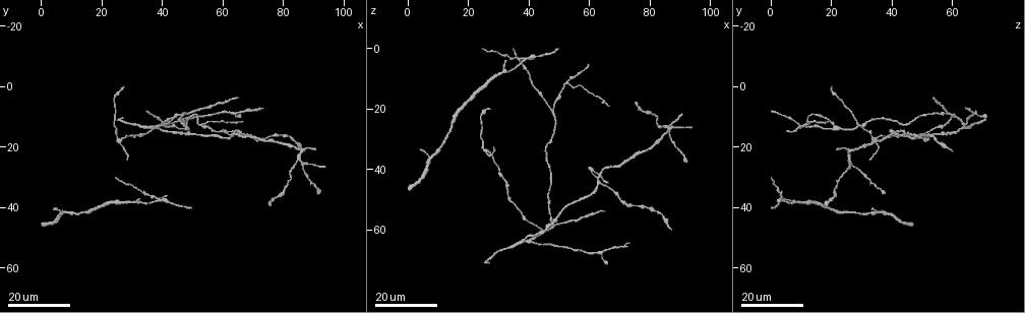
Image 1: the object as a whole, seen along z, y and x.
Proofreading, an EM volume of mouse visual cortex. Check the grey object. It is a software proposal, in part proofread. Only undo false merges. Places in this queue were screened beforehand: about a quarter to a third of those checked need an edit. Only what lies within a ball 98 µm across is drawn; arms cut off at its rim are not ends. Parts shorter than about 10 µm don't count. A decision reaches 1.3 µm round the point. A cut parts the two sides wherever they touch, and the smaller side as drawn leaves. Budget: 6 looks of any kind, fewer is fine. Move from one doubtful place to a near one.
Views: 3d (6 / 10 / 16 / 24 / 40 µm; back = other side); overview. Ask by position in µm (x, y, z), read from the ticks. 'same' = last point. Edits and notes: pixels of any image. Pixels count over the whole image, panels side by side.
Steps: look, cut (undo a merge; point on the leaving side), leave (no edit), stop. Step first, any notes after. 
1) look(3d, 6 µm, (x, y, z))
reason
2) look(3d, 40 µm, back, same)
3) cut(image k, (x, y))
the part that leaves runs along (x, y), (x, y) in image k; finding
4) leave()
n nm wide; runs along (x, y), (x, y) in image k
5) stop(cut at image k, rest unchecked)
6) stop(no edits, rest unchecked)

look(3d, 16 µm, (38, 14, 64))
four or more arms meet

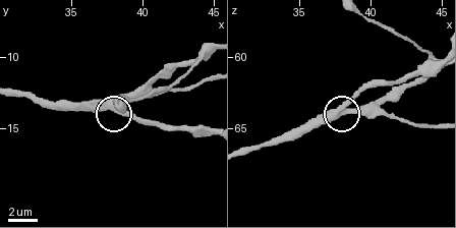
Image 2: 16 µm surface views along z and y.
look(3d, 10 µm, same)

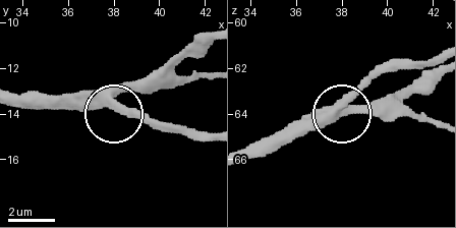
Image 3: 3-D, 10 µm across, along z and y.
look(3d, 6 µm, (38.0, 13.7, 63.4))

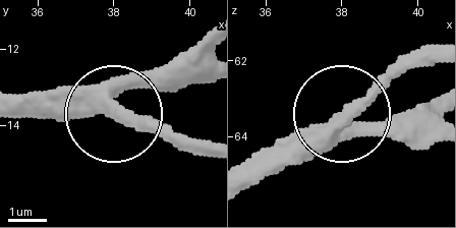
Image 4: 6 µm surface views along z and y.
leave()
side arm 17 µm; runs along (430, 102), (381, 122), (342, 112), (248, 186) in image 4; one cell here

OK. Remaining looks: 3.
look(3d, 24 µm, (48, 13, 21))
three-way junction

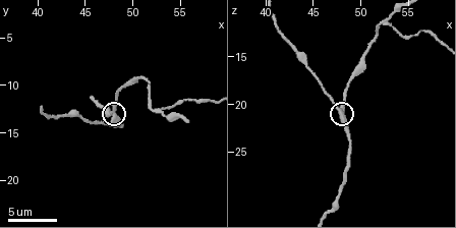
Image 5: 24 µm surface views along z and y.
look(3d, 10 µm, same)
zoom in

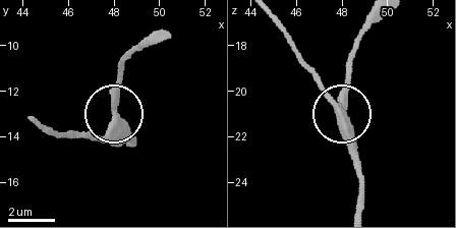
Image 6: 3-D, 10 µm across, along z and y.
look(3d, 10 µm, back, same)

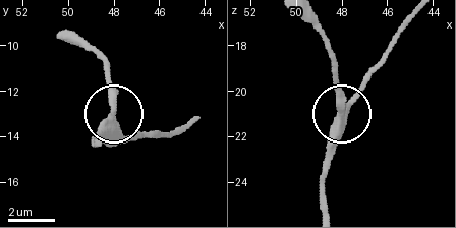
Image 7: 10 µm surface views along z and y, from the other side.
leave()
runs along (96, 138), (112, 119), (127, 138), (153, 138) in image 7; all the same cell

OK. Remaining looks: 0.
stop(no edits, rest unchecked)

